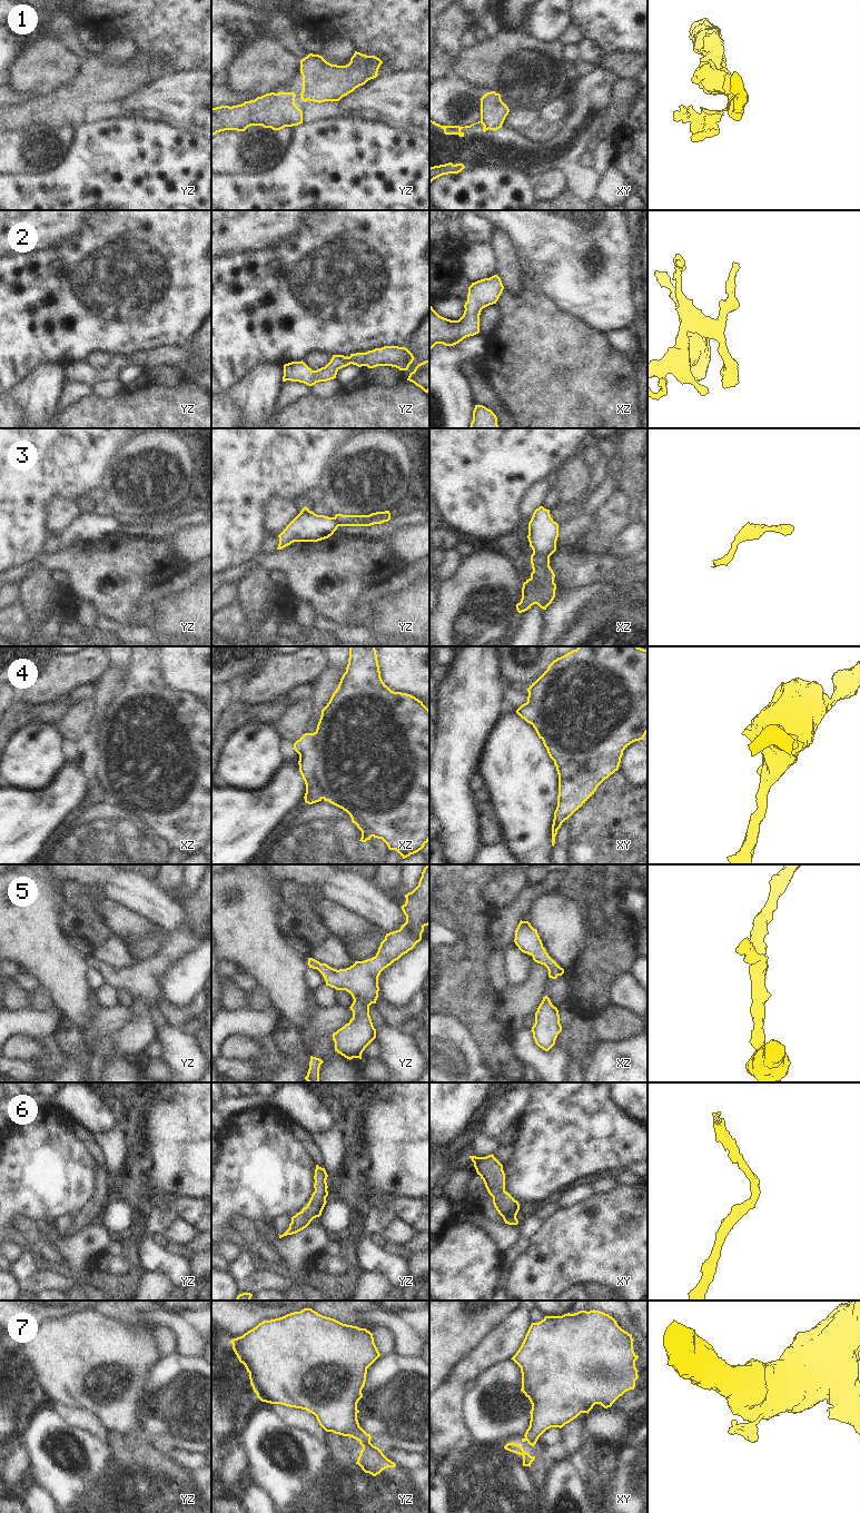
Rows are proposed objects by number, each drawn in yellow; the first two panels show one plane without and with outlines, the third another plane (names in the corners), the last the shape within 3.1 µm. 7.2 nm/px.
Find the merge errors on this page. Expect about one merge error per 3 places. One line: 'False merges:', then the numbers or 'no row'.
False merges: 1, 3, 7

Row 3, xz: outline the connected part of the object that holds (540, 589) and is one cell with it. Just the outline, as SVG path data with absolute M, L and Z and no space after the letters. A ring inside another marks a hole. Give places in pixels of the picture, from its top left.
M538 553L531 555L533 572L531 577L523 583L522 599L516 604L518 613L527 611L534 604L546 610L554 600L556 584L554 583L555 574L550 566L550 556Z

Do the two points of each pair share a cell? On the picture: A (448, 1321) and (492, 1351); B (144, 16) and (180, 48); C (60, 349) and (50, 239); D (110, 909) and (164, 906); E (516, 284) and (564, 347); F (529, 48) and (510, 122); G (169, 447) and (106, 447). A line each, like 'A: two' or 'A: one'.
A: two
B: one
C: two
D: two
E: two
F: two
G: two

